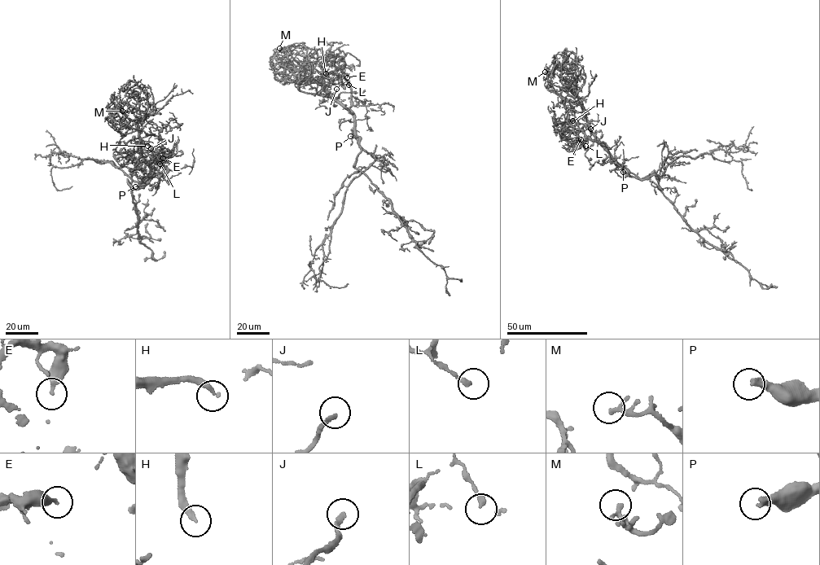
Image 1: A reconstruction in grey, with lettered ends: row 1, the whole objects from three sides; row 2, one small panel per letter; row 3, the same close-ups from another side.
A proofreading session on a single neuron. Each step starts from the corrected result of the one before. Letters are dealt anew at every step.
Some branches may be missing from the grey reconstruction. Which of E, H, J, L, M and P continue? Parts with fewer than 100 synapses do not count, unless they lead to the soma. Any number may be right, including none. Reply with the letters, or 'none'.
P

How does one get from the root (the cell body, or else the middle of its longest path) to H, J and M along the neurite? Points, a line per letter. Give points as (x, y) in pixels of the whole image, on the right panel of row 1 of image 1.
H: (633, 174), (612, 158), (605, 145), (592, 141), (581, 130), (564, 121), (572, 120)
J: (633, 174), (612, 158), (590, 129)
M: (633, 174), (612, 158), (591, 130), (580, 98), (572, 98), (554, 85), (547, 78), (551, 71), (545, 72)

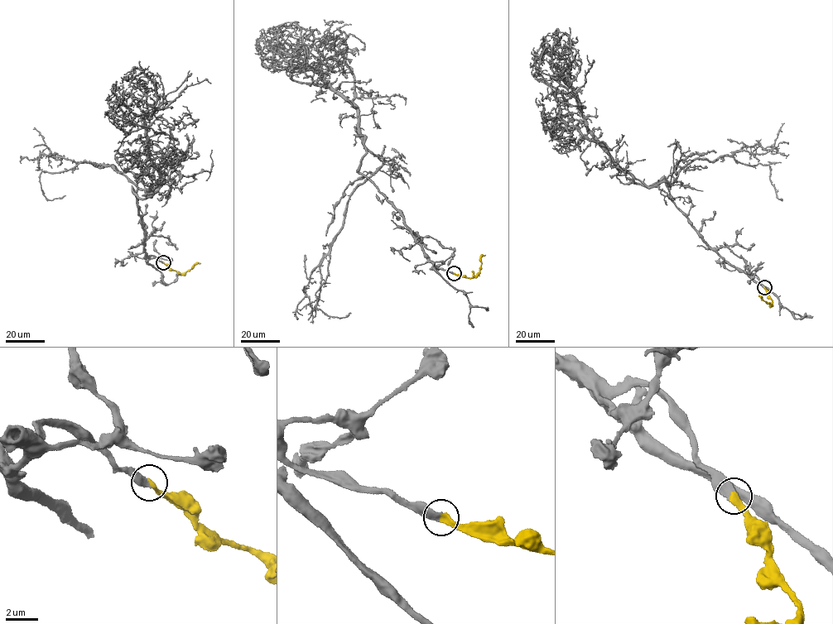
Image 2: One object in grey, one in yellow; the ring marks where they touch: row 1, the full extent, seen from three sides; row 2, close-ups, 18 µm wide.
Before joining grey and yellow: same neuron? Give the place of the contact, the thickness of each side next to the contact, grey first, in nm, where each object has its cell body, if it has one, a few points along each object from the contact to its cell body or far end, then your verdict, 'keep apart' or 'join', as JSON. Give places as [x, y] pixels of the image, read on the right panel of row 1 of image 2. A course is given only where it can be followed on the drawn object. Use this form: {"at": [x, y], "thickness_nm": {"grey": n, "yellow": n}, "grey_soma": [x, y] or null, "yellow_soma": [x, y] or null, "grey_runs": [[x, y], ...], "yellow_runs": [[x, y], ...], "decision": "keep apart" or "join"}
{"at": [764, 287], "thickness_nm": {"grey": 480, "yellow": 360}, "grey_soma": null, "yellow_soma": null, "grey_runs": [[764, 287], [709, 246], [663, 179], [634, 180], [669, 184], [695, 159], [728, 156], [767, 165], [782, 199]], "yellow_runs": [[764, 287], [772, 301], [771, 306], [760, 297]], "decision": "join"}

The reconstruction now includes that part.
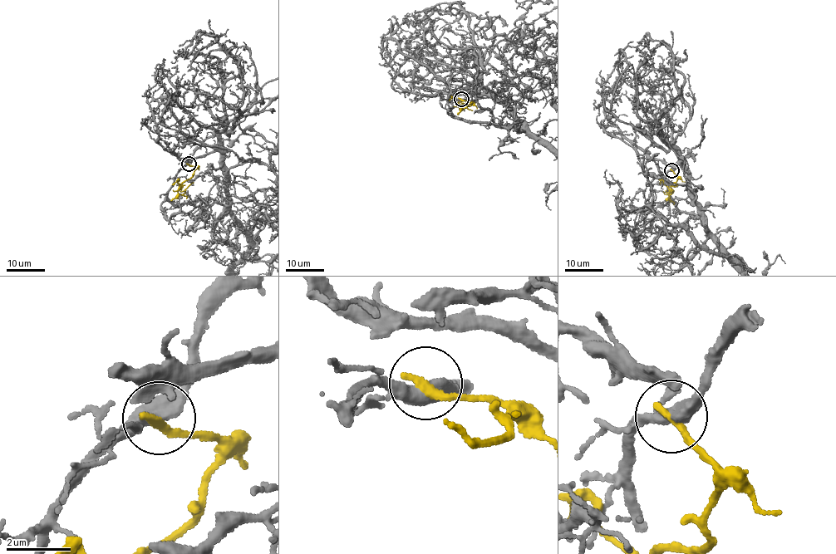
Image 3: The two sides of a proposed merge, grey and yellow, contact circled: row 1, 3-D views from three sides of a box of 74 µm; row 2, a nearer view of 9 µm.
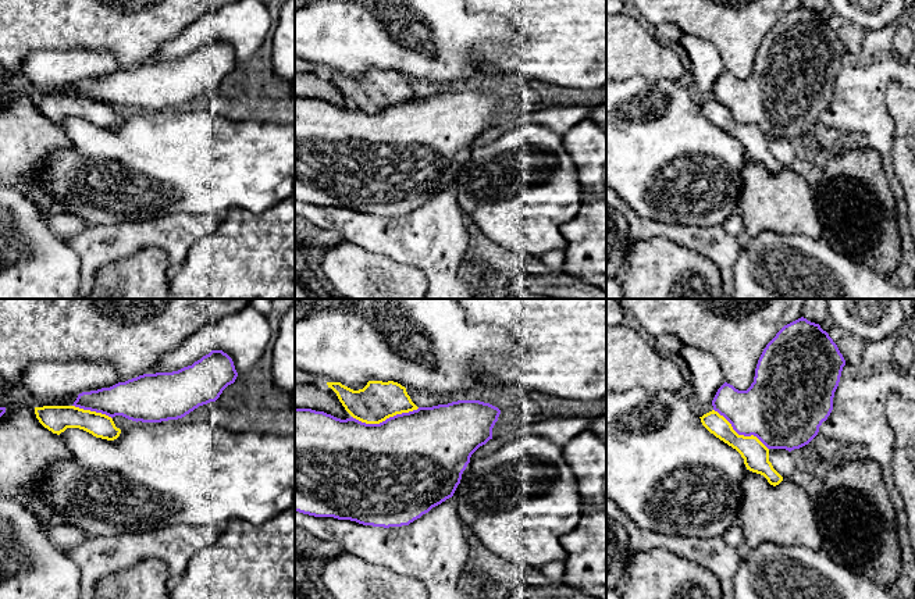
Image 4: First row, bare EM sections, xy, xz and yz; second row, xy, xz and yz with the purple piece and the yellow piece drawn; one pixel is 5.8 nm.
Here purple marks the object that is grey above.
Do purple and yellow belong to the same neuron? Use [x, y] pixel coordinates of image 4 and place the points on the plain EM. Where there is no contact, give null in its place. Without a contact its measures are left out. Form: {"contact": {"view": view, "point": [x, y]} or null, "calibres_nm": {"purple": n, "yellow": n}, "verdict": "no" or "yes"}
{"contact": {"view": "xz", "point": [387, 107]}, "calibres_nm": {"purple": 500, "yellow": 220}, "verdict": "no"}

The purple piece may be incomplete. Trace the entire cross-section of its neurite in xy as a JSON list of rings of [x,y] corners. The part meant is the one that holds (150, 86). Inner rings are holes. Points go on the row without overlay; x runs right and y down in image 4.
[[[211,39],[192,54],[172,61],[143,63],[110,76],[82,81],[72,95],[106,103],[122,104],[132,110],[161,111],[178,108],[199,95],[216,90],[222,79],[235,71],[238,61],[232,47],[222,39]]]

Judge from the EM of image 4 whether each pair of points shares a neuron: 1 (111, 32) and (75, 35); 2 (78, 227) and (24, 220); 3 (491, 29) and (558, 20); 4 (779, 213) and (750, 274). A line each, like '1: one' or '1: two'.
1: one
2: two
3: two
4: two

